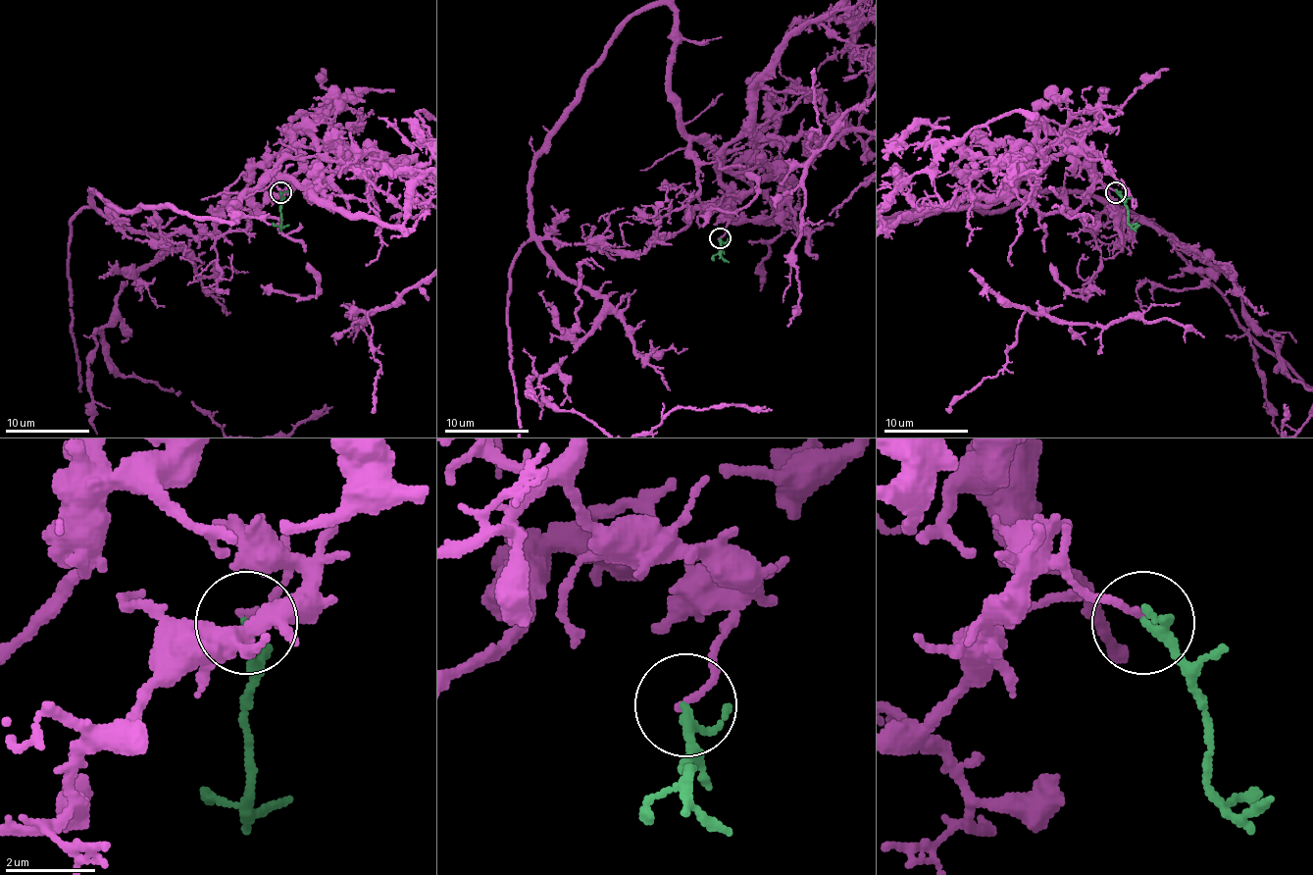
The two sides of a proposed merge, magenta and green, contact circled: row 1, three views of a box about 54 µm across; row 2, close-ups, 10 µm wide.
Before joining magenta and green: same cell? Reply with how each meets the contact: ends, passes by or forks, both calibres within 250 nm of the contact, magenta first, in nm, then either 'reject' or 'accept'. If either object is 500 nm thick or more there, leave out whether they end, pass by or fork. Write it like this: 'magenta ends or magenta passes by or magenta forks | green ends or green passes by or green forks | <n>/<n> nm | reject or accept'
magenta ends | green passes by | 150/180 nm | reject

